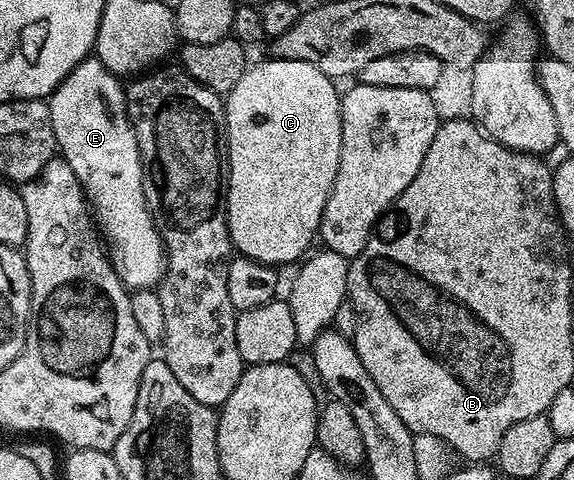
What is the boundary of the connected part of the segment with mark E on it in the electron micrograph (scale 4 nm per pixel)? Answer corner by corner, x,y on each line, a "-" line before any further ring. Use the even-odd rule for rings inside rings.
90,57
71,69
67,78
48,96
47,102
57,151
60,158
65,159
71,169
75,169
75,177
79,177
79,185
85,191
92,218
100,234
104,236
103,243
115,273
126,288
133,291
156,288
165,276
165,243
157,232
153,214
149,212
149,202
145,196
145,167
141,164
135,129
125,108
125,87
122,80
112,75
107,65
103,65
96,57

